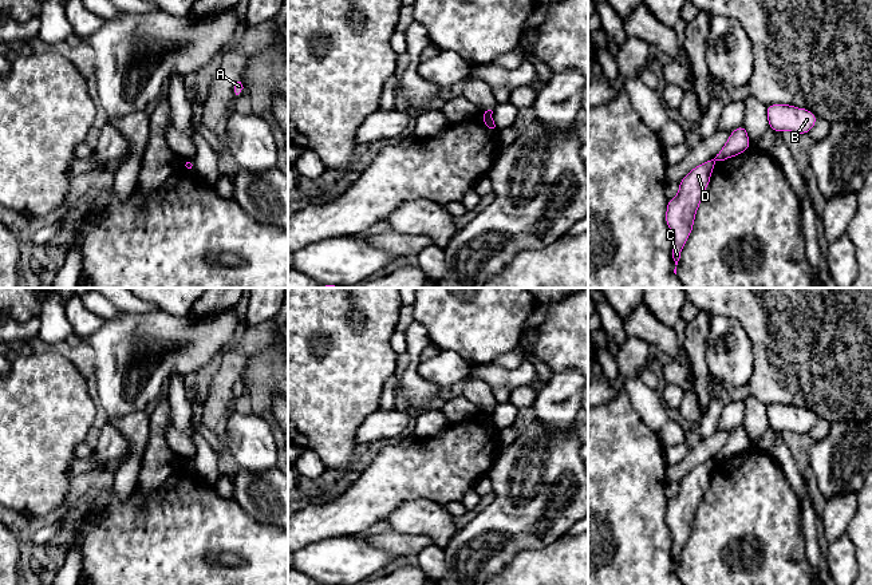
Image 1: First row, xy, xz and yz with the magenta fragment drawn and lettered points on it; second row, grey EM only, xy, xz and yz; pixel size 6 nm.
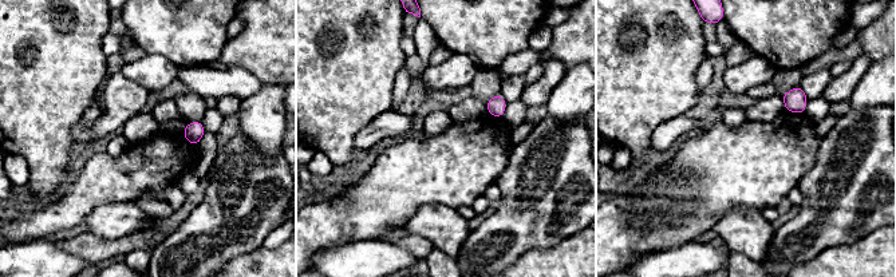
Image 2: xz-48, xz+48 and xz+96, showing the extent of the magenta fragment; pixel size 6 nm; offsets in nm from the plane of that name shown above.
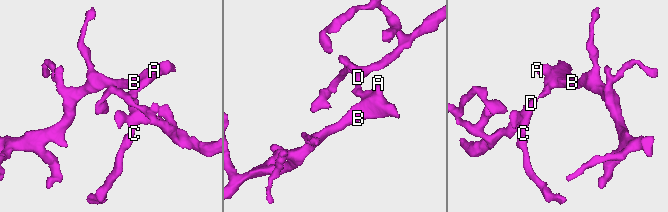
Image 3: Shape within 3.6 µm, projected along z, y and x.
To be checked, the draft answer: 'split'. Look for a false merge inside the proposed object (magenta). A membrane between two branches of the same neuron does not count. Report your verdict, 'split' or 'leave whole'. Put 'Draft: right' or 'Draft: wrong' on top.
Draft: right
split

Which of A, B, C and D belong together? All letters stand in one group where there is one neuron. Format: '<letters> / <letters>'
A B / C D

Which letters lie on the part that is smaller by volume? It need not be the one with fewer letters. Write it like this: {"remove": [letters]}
{"remove": ["C", "D"]}

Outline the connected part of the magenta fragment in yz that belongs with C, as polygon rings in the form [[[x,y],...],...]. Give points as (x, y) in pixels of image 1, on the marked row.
[[[707,161],[694,167],[680,182],[678,195],[667,201],[666,224],[672,234],[672,258],[675,265],[680,258],[683,245],[693,232],[694,218],[715,161]]]

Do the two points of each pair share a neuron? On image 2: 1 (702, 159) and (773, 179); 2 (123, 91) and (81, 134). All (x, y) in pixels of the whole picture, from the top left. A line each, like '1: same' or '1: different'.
1: same
2: same

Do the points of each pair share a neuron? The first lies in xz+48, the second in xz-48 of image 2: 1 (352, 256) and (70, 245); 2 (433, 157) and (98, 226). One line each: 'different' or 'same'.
1: different
2: different

